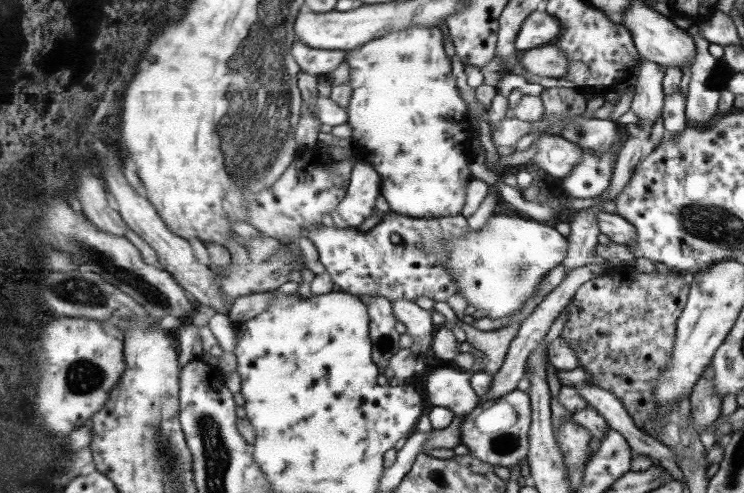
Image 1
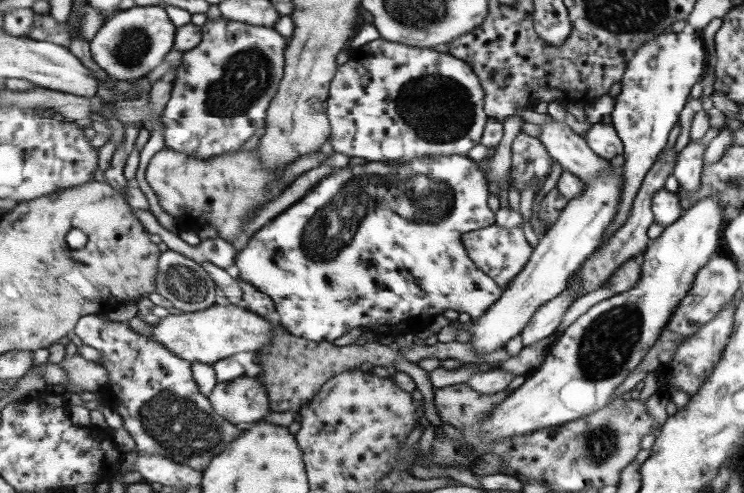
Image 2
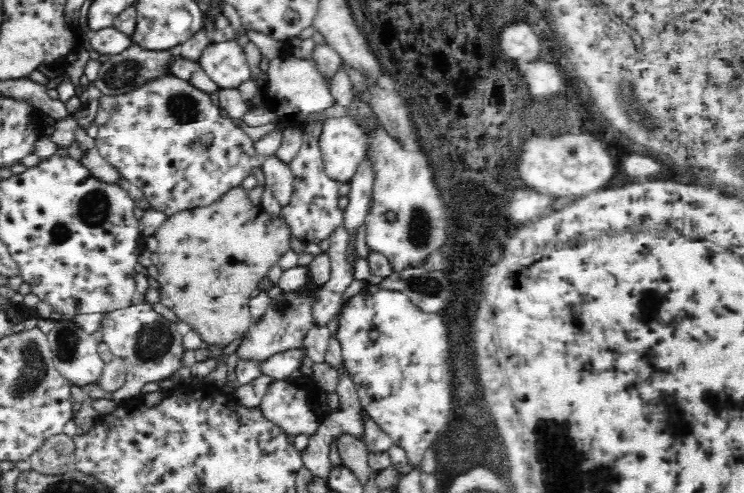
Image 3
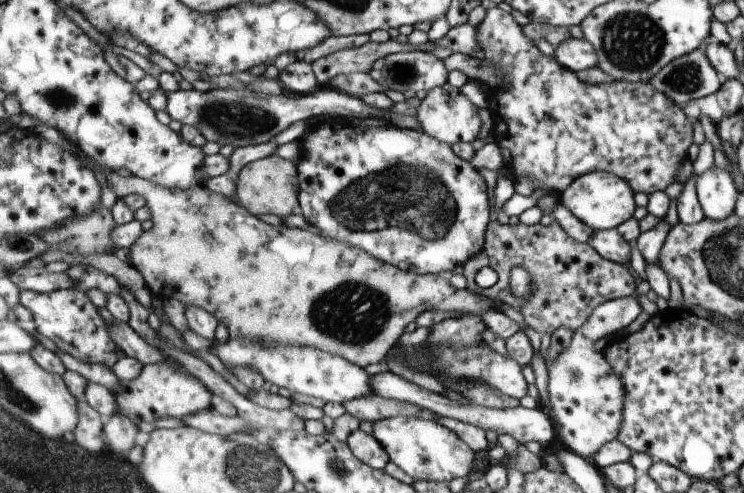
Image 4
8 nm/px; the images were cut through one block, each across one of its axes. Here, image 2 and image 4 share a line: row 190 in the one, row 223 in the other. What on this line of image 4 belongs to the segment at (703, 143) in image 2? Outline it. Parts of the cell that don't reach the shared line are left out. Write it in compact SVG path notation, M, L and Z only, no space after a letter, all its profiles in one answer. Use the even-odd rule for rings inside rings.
M710 141L699 146L699 154L693 162L693 175L682 184L681 195L677 198L677 215L679 221L687 225L700 222L705 216L697 197L696 179L698 175L715 166L715 152Z

